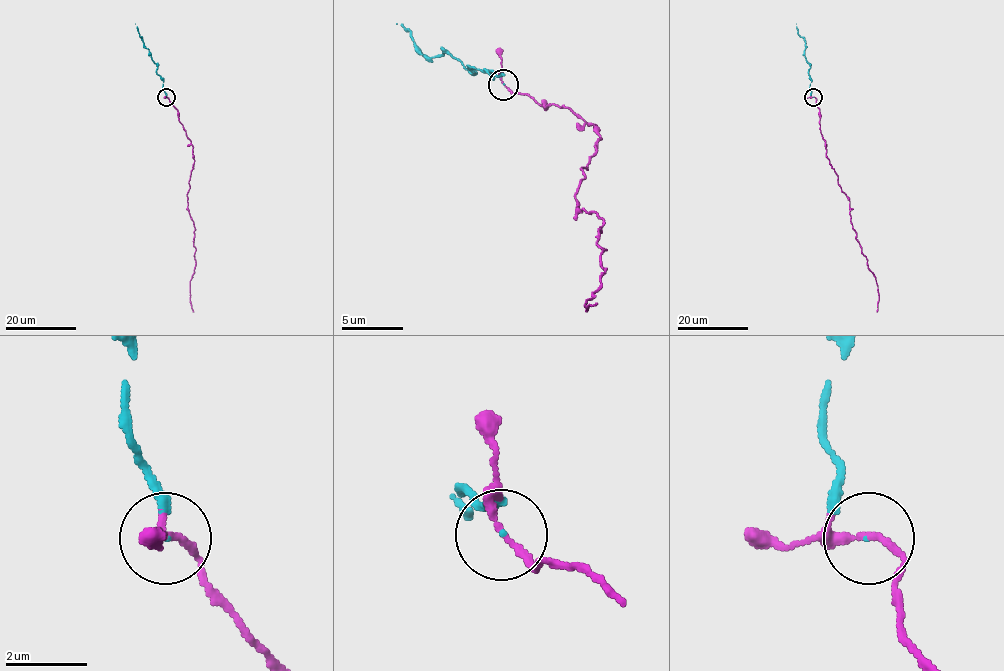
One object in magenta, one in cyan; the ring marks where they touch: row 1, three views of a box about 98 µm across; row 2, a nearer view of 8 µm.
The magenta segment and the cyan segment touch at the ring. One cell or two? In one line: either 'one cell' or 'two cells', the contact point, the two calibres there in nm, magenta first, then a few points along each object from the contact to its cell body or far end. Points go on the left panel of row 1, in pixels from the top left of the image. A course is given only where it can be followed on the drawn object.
one cell; at (166, 97); 140 nm thick on the magenta side, 30 nm on the other; magenta runs (166, 97), (177, 111), (194, 160), (187, 201), (195, 229), (196, 265), (190, 280), (193, 312); cyan runs (166, 97), (157, 65), (135, 23)

